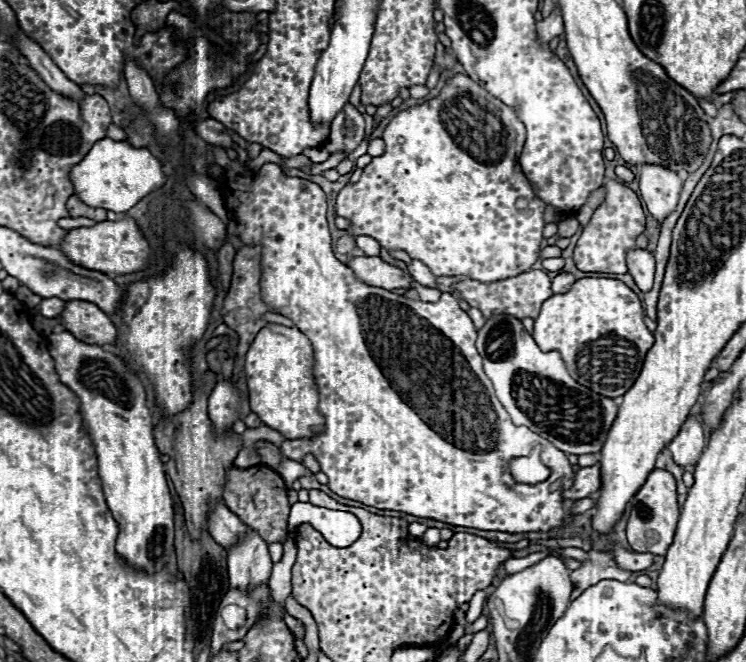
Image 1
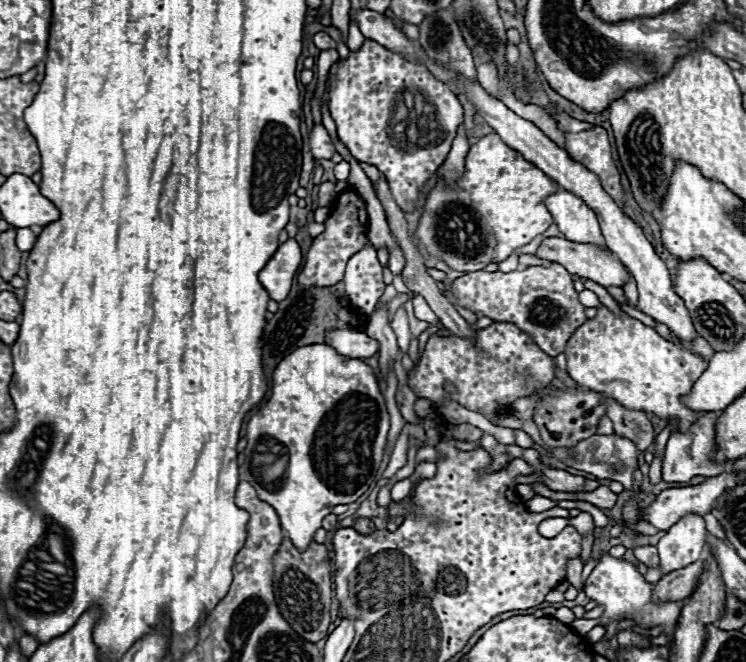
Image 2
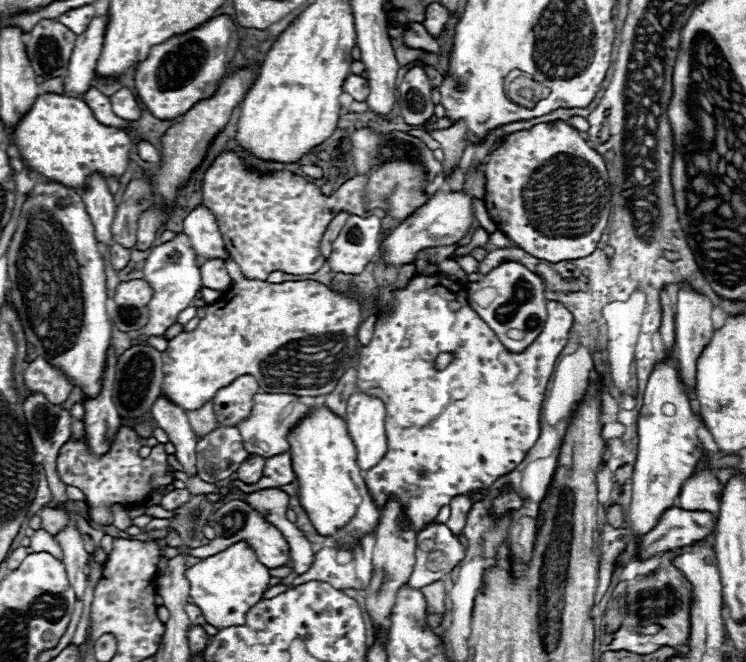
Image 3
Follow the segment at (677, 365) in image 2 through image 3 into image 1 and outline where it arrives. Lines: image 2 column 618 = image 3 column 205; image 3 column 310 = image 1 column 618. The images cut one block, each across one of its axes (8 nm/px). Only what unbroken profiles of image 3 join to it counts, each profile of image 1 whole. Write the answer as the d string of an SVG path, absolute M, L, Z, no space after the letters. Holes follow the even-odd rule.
M580 278L572 284L572 288L564 294L550 296L534 320L534 332L532 332L536 344L540 350L556 350L564 358L568 372L572 378L580 378L588 382L590 390L596 394L604 394L606 398L616 398L626 394L632 384L636 382L642 362L650 346L654 344L652 332L644 324L644 310L640 304L640 298L620 280L612 278Z

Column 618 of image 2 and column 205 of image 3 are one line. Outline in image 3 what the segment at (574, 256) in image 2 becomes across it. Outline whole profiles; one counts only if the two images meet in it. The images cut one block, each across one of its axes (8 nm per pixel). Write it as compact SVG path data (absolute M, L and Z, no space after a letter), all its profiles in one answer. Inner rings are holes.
M206 260L200 266L202 286L210 290L226 290L230 286L230 274L224 266L224 260Z

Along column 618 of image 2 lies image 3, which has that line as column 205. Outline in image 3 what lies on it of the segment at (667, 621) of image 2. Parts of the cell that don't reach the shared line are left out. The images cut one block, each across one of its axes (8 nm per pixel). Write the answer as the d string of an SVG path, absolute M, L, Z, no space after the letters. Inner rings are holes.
M238 542L228 550L204 558L202 562L186 570L186 578L190 582L192 602L200 606L206 622L218 630L244 624L246 612L256 602L260 602L264 592L270 588L268 568L262 562L258 562L254 550L246 542Z

